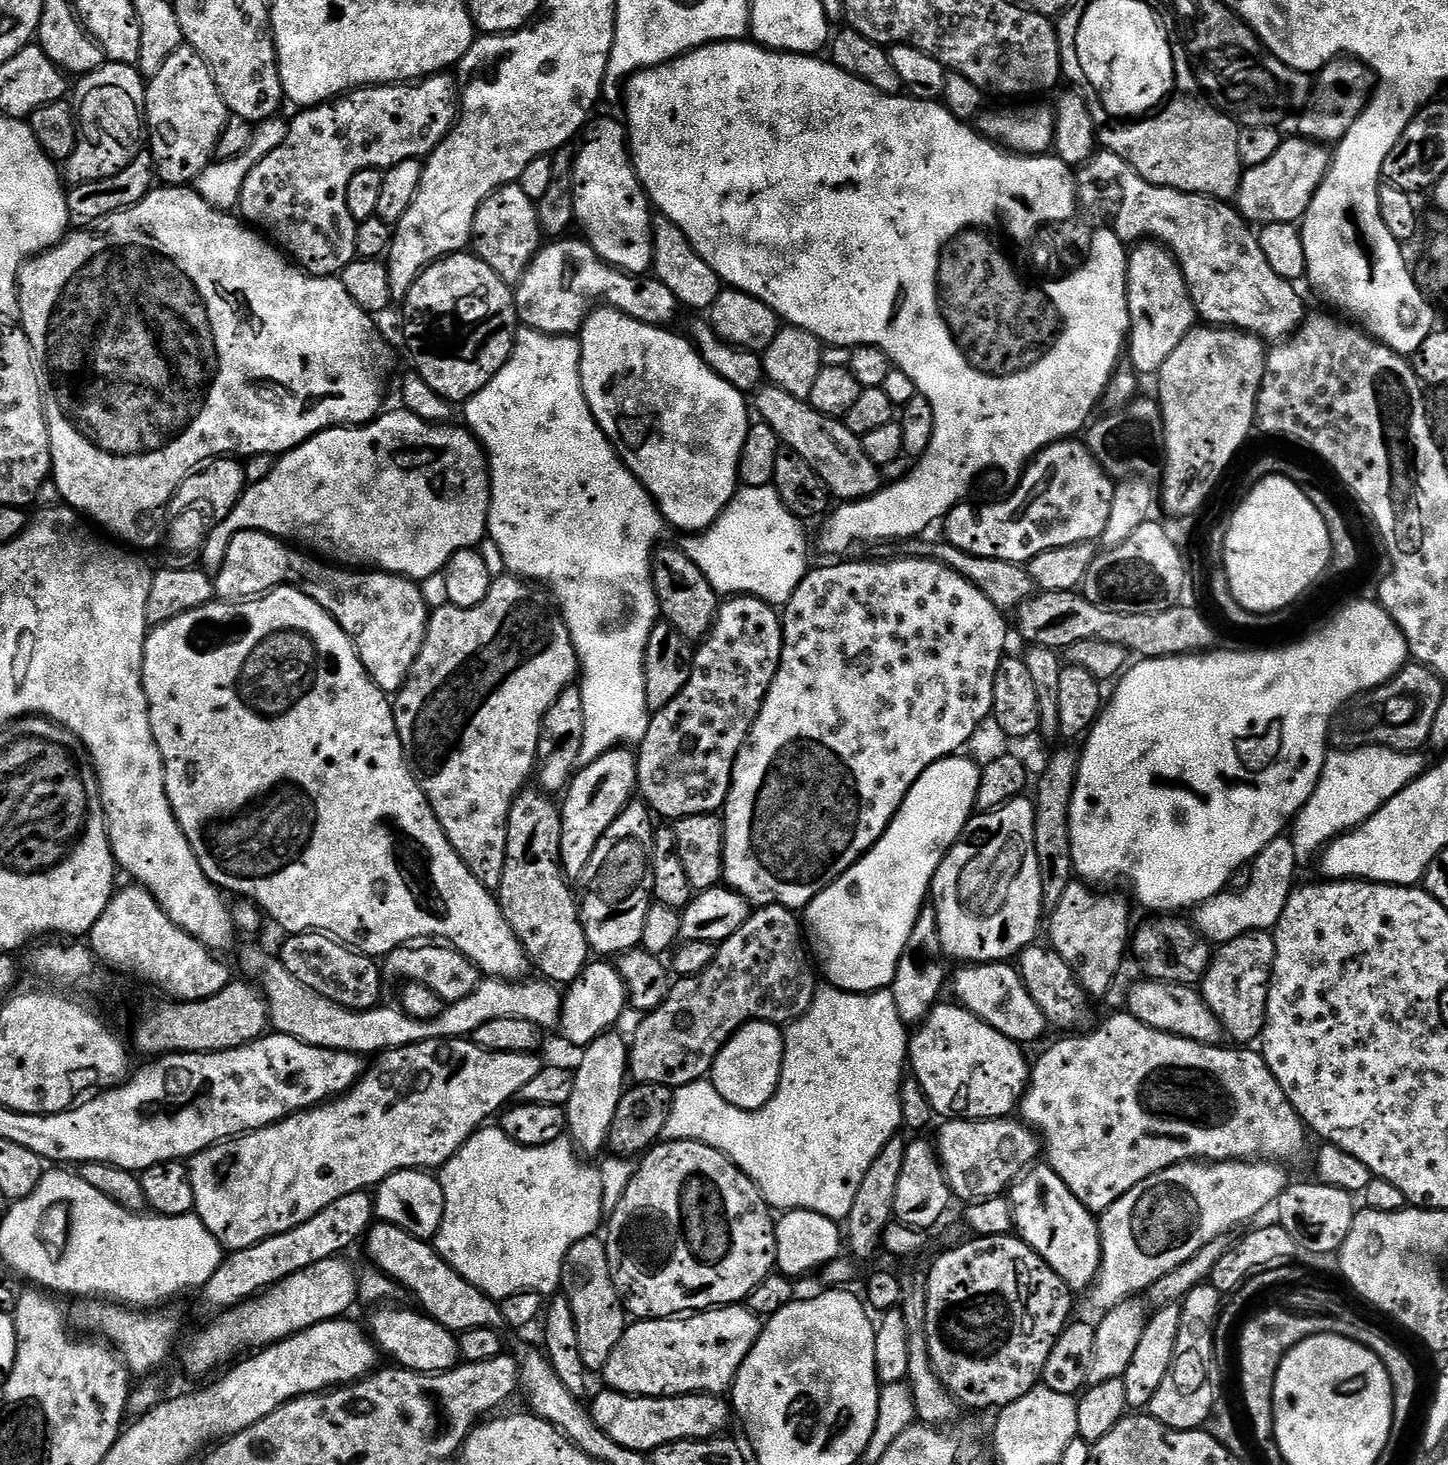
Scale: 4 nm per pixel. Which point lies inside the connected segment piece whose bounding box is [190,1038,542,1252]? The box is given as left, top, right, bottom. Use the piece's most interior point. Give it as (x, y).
(420, 1103)

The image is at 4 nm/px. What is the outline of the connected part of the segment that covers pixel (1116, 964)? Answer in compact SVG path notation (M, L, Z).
M1074 882L1066 886L1062 898L1051 905L1050 915L1046 920L1046 936L1050 939L1050 947L1071 966L1077 980L1084 986L1089 997L1104 996L1112 988L1120 967L1124 964L1124 951L1130 948L1130 928L1128 932L1128 900L1124 896L1099 896L1088 882Z

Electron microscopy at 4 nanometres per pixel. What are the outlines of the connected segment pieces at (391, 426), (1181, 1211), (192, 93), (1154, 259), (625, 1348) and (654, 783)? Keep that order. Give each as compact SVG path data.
M407 410L388 412L376 417L363 426L337 426L327 428L324 432L312 436L304 444L299 444L291 452L285 452L272 473L256 483L249 483L239 502L230 510L230 514L218 527L209 534L208 541L203 546L203 567L208 570L219 569L226 558L226 550L230 542L240 532L265 532L271 536L278 536L285 542L295 542L297 545L309 544L320 552L329 552L337 556L339 563L344 566L371 566L381 572L392 572L396 576L407 576L409 580L423 582L436 572L443 572L447 568L452 555L463 548L476 548L480 539L485 539L488 531L488 511L492 501L492 478L488 471L488 457L483 444L472 435L467 427L455 428L455 423L431 424Z
M1221 1160L1219 1162L1185 1162L1182 1164L1176 1164L1172 1168L1167 1168L1166 1170L1162 1170L1158 1174L1154 1174L1150 1178L1146 1178L1142 1182L1138 1182L1138 1186L1134 1186L1134 1190L1130 1190L1126 1194L1122 1194L1122 1198L1118 1198L1118 1202L1114 1202L1114 1206L1110 1206L1106 1209L1105 1212L1099 1217L1098 1223L1100 1226L1100 1275L1096 1278L1096 1283L1094 1287L1091 1289L1090 1295L1092 1295L1092 1300L1094 1303L1100 1307L1100 1310L1107 1310L1113 1308L1114 1306L1118 1306L1118 1302L1122 1302L1123 1300L1129 1300L1132 1297L1135 1297L1137 1294L1144 1294L1140 1292L1148 1292L1151 1289L1151 1286L1154 1282L1158 1282L1158 1278L1162 1278L1166 1274L1170 1274L1174 1269L1178 1266L1182 1266L1182 1262L1186 1262L1190 1258L1194 1258L1194 1254L1198 1254L1198 1250L1202 1250L1202 1246L1206 1246L1208 1242L1214 1242L1214 1238L1218 1238L1219 1236L1223 1236L1225 1234L1231 1233L1233 1230L1232 1227L1235 1224L1244 1224L1247 1220L1252 1220L1256 1215L1259 1214L1260 1211L1263 1210L1264 1207L1275 1205L1276 1201L1280 1199L1280 1195L1284 1193L1284 1189L1286 1187L1286 1179L1284 1180L1284 1172L1279 1163L1276 1162L1249 1162L1246 1160Z
M181 46L162 62L162 70L147 81L144 118L150 133L150 155L159 179L168 186L188 186L213 163L229 110L207 58L191 46Z
M1140 242L1131 249L1128 257L1128 307L1132 309L1131 367L1140 374L1159 373L1166 358L1178 350L1178 342L1182 342L1182 338L1186 338L1186 334L1198 324L1192 290L1171 248L1159 242Z
M743 1303L730 1304L722 1308L709 1308L706 1312L698 1312L695 1314L685 1315L683 1318L669 1318L666 1320L636 1320L629 1323L624 1329L622 1338L618 1342L618 1346L614 1346L614 1354L610 1354L610 1358L606 1362L606 1366L602 1369L602 1377L609 1389L613 1392L624 1392L628 1396L690 1396L693 1394L724 1394L731 1389L736 1383L736 1375L742 1366L742 1362L746 1358L746 1354L750 1354L750 1350L754 1346L754 1342L760 1336L762 1327L761 1317L758 1316L751 1308Z
M730 596L721 603L712 631L695 649L690 682L682 686L682 694L674 702L649 719L646 734L638 746L638 792L657 817L679 822L688 816L706 816L723 809L732 789L736 759L766 702L766 694L780 669L783 650L784 621L767 600L761 596Z

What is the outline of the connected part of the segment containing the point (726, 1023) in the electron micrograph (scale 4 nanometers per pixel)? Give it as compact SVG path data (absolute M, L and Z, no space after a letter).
M765 904L757 907L755 911L749 915L748 920L734 934L730 934L730 938L719 941L714 956L714 962L710 966L706 966L704 972L698 973L696 976L685 976L677 979L672 987L672 992L668 999L653 1008L643 1018L644 1021L636 1028L636 1037L630 1040L630 1060L633 1065L640 1064L640 1072L645 1081L648 1082L667 1082L673 1089L686 1086L690 1082L698 1082L705 1079L711 1073L716 1059L720 1051L726 1046L726 1042L730 1042L730 1038L744 1024L750 1023L751 1020L771 1020L772 1023L781 1026L787 1026L793 1020L799 1020L801 1016L805 1016L810 1010L810 1006L814 1002L818 991L818 983L816 984L816 972L813 957L810 955L809 945L806 943L806 933L802 927L802 920L799 915L791 908L784 908L781 904Z

